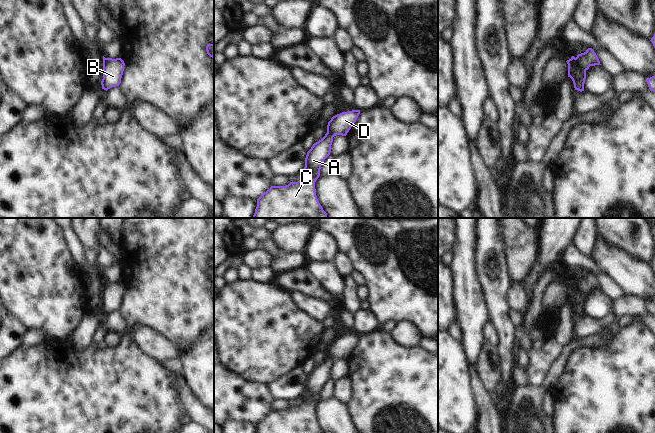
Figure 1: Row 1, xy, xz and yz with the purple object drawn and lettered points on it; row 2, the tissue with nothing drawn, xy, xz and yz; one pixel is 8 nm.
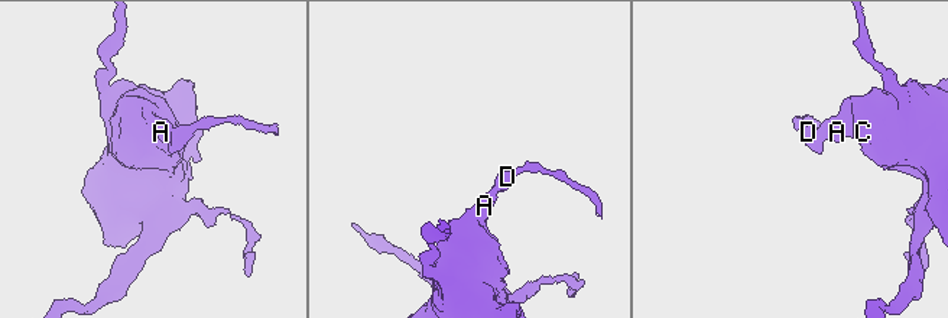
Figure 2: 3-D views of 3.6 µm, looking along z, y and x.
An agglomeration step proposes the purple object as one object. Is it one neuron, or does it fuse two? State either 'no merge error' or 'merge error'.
merge error

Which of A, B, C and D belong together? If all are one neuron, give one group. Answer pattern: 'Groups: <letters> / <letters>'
Groups: A C / B D

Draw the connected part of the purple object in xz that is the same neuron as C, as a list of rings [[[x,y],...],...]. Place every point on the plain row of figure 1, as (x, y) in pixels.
[[[327,356],[307,376],[303,402],[286,410],[271,410],[257,423],[256,433],[323,433],[315,413],[321,389],[330,379],[333,361]]]

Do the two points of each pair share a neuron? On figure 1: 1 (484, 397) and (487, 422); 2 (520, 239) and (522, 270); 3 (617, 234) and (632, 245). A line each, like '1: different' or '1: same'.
1: same
2: same
3: same

